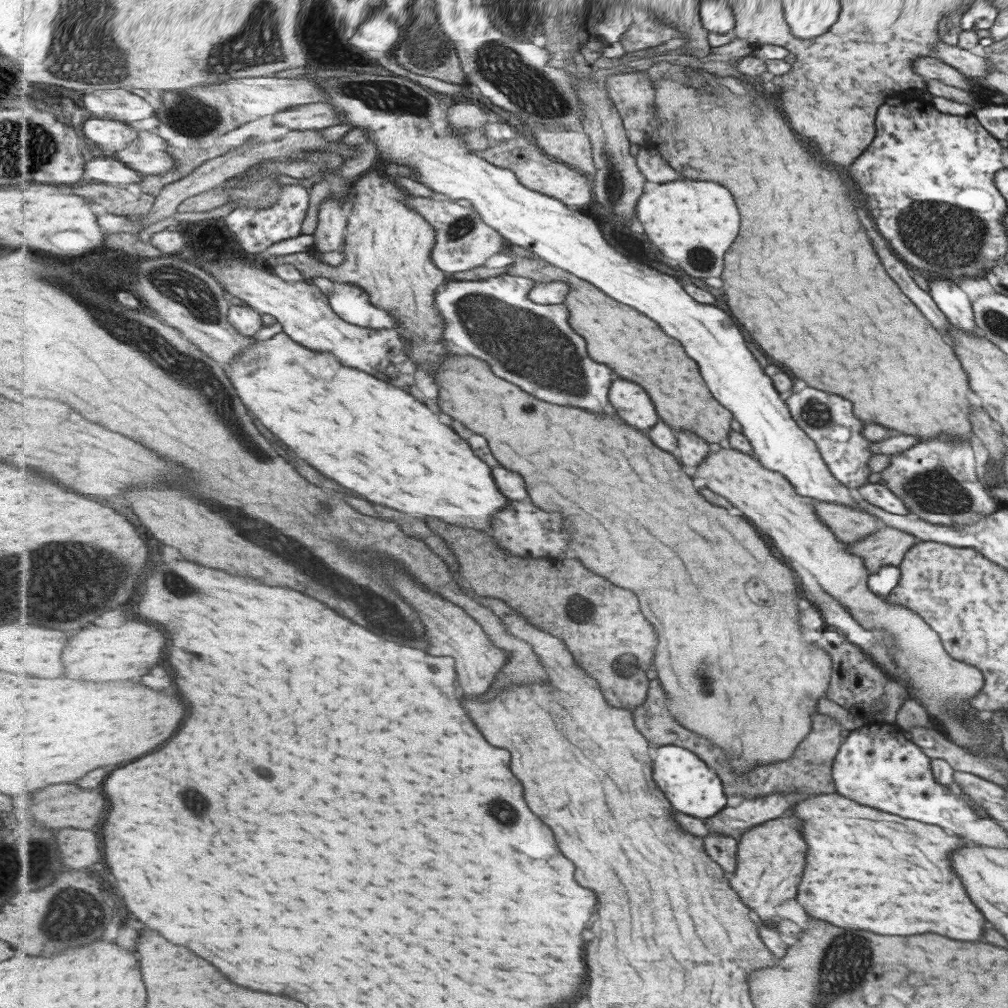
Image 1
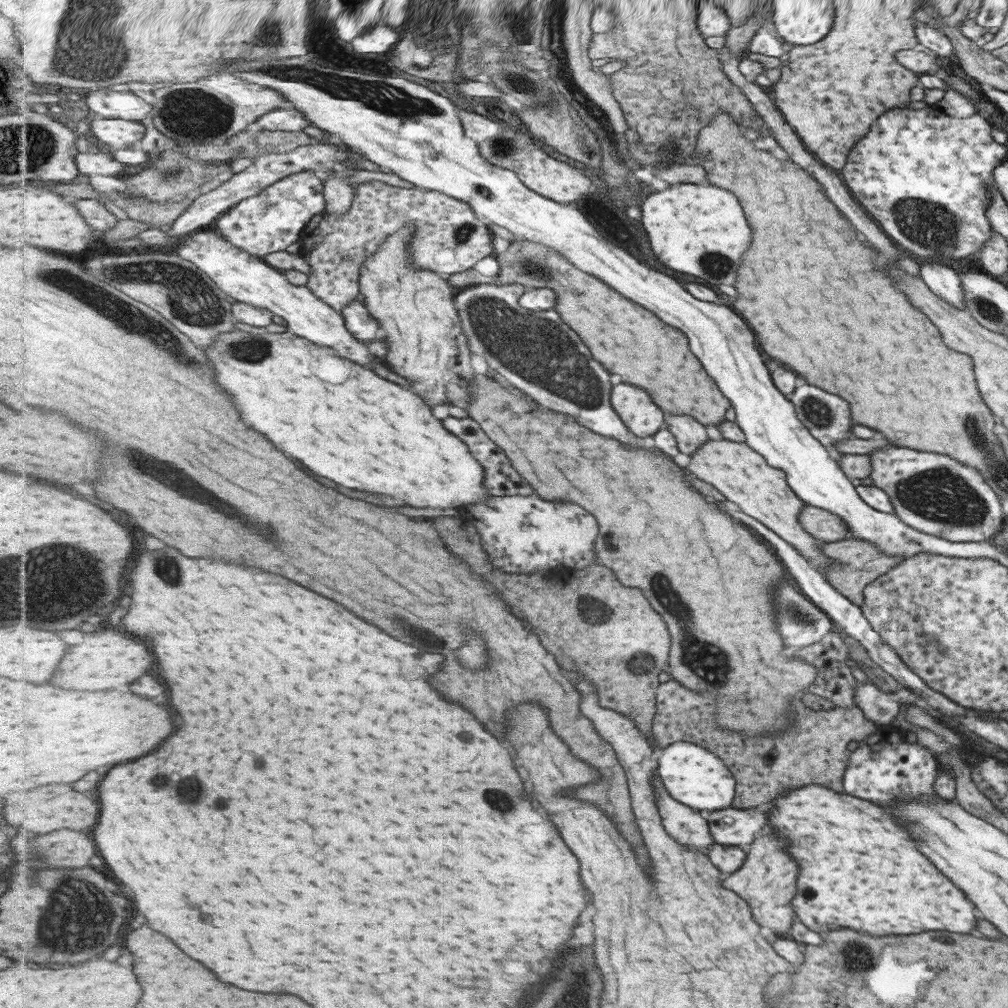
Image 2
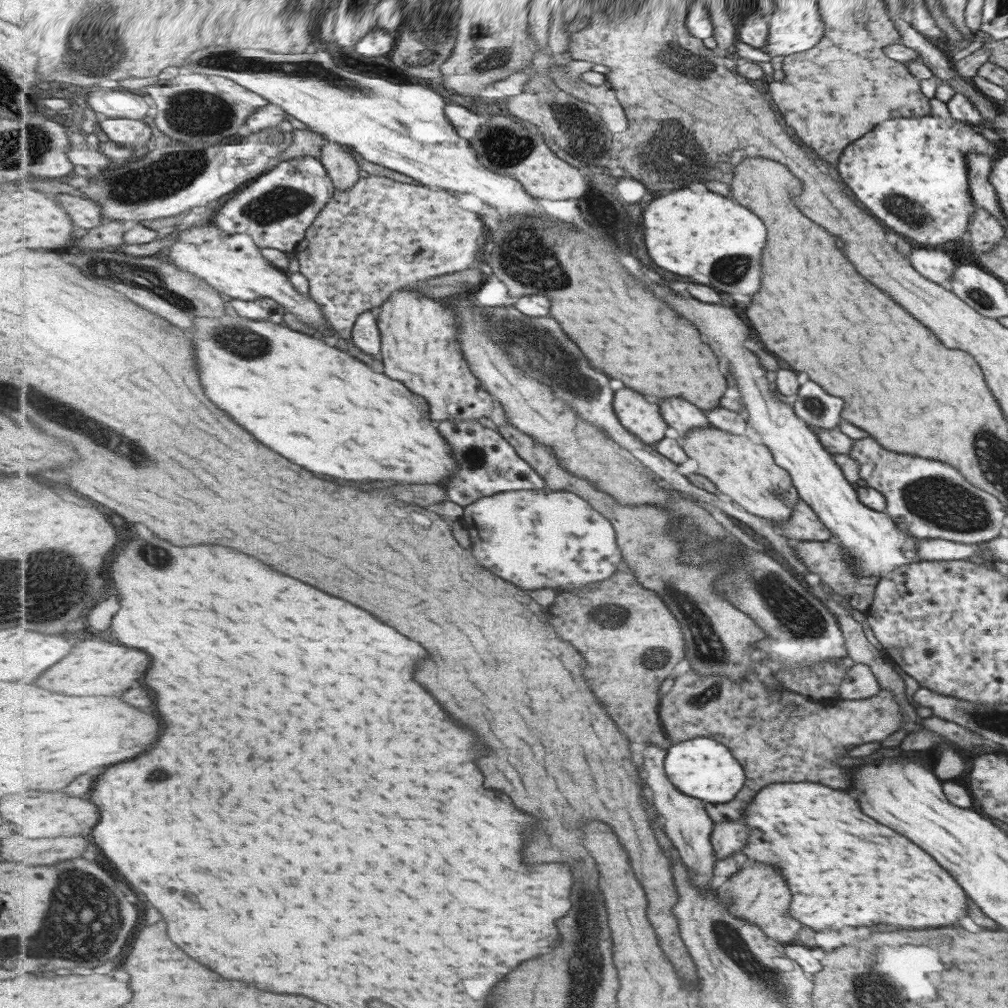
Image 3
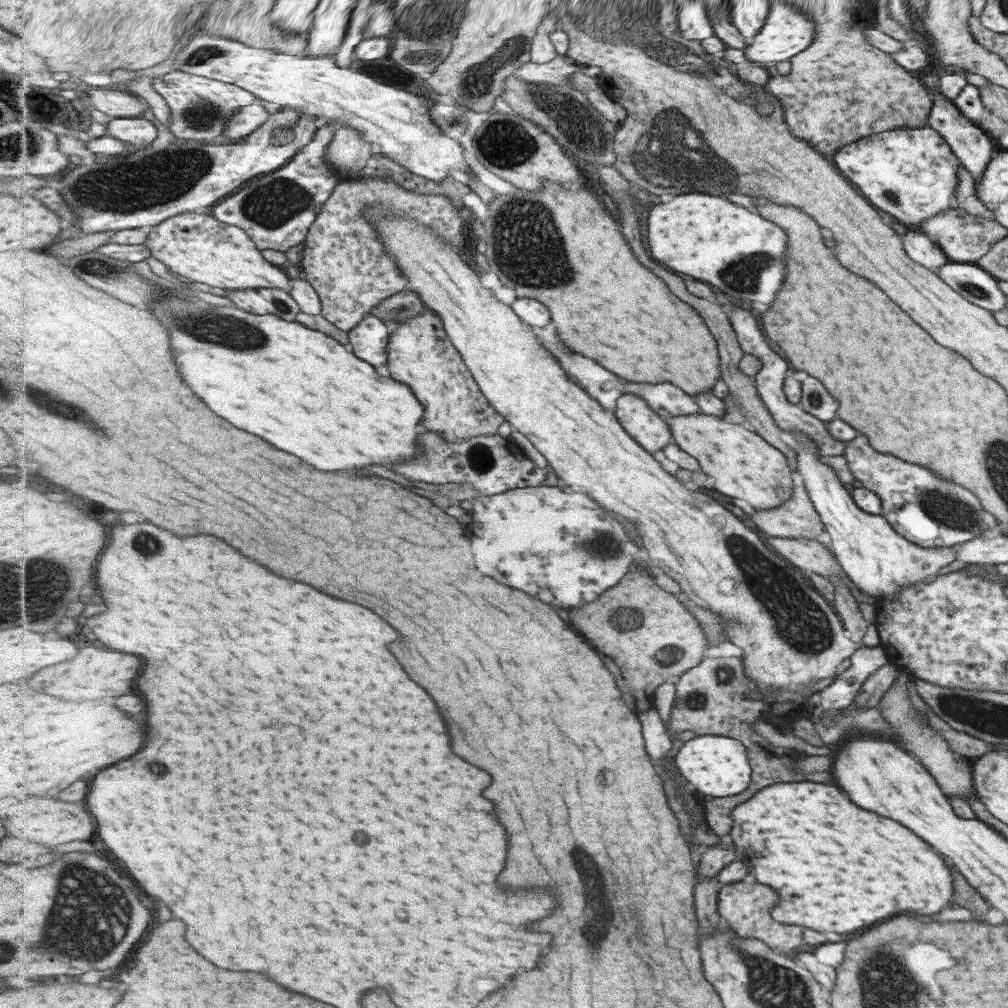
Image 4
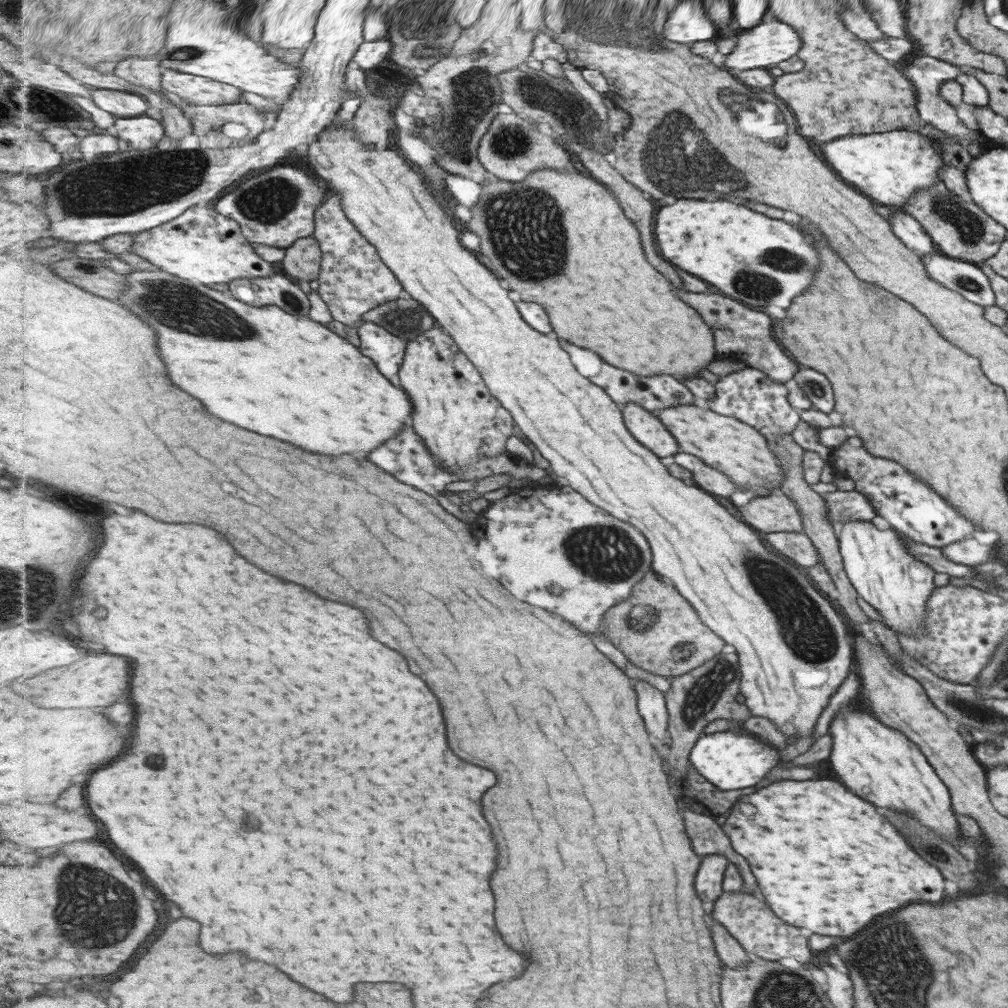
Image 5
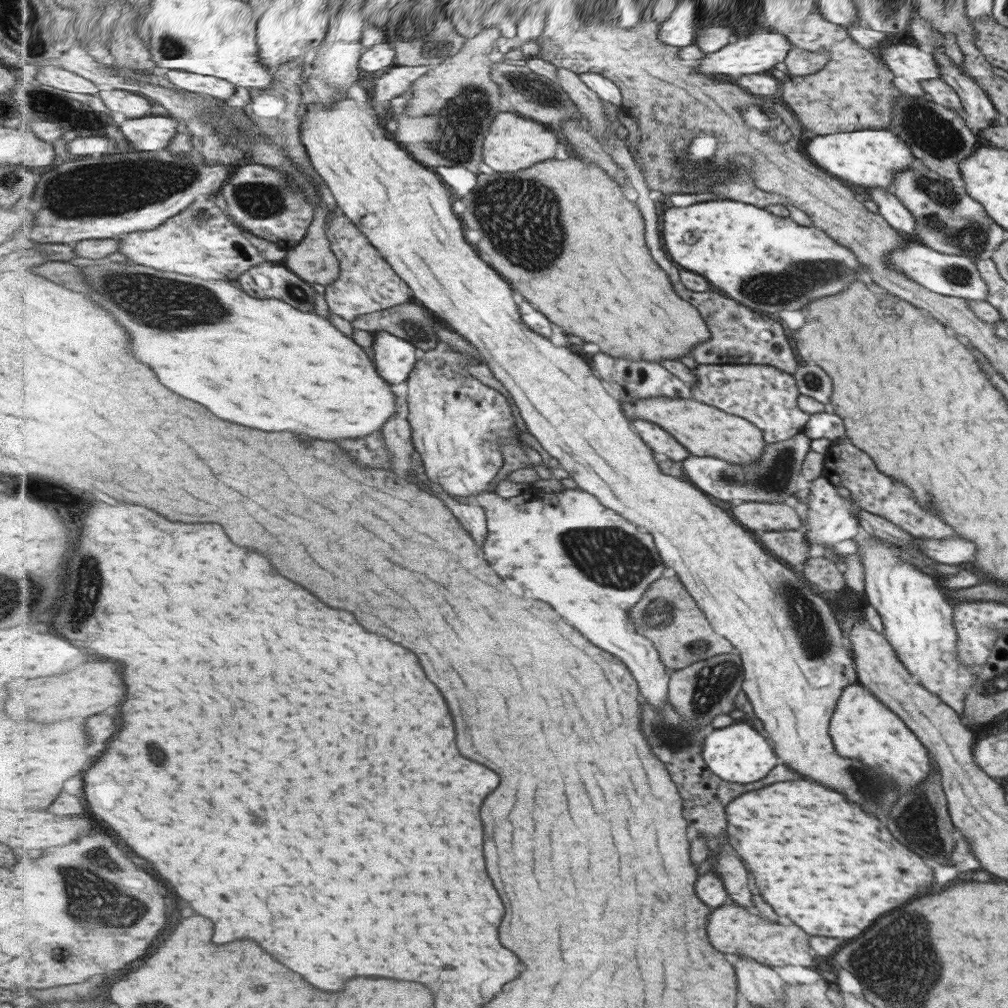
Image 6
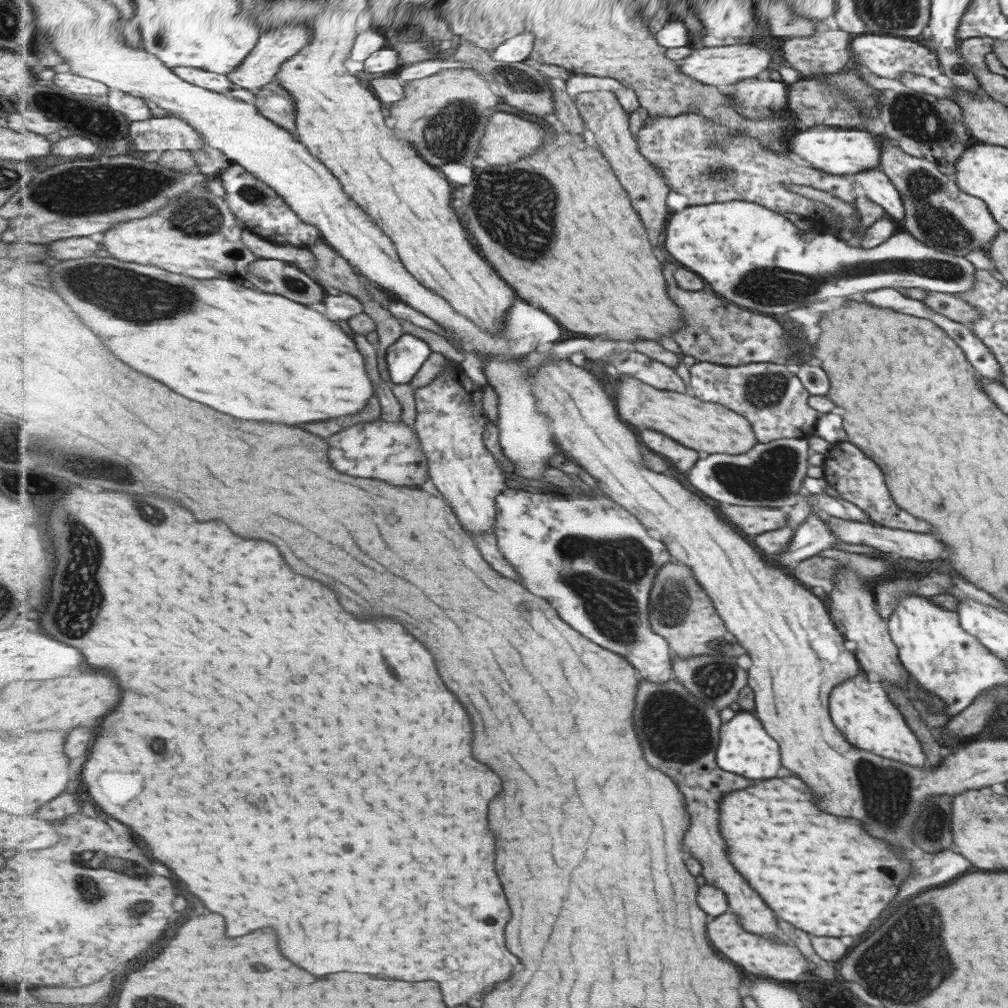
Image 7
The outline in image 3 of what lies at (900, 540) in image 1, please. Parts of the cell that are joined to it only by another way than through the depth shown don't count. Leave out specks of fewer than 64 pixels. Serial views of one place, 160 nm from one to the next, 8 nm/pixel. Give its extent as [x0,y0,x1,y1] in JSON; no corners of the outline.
[793,540,879,612]

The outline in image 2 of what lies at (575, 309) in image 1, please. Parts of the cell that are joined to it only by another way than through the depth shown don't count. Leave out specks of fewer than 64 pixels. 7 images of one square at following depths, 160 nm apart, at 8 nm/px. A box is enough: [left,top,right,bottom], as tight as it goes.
[496,238,729,426]

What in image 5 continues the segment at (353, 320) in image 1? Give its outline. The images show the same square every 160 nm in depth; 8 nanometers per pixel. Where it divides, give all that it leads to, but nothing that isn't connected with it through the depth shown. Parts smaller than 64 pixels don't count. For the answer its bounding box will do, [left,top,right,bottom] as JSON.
[357,322,408,379]

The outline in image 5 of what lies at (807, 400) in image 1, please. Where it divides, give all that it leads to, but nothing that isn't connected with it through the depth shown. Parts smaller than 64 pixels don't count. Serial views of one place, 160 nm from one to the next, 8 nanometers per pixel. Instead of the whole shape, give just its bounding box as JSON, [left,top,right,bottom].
[791,365,833,413]

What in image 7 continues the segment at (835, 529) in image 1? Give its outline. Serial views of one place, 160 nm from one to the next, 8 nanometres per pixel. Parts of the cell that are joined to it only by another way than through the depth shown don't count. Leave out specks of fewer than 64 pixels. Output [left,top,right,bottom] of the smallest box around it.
[719,504,795,535]

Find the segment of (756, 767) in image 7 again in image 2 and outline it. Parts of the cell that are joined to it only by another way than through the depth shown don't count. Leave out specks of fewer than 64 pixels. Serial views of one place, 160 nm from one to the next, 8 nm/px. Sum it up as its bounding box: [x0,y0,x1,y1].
[658,741,735,814]

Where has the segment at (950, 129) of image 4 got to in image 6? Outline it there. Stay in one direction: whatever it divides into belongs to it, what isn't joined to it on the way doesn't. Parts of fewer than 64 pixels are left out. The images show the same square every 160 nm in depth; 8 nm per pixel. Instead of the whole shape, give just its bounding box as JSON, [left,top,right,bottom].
[874,43,939,99]

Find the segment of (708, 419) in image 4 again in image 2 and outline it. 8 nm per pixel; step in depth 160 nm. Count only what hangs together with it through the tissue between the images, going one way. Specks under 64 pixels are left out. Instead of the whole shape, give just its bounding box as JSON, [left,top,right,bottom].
[687,439,832,574]

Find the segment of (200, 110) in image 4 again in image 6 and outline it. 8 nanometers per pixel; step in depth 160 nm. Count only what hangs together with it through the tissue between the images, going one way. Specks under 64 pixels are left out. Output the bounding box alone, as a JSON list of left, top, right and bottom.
[164,70,236,100]

